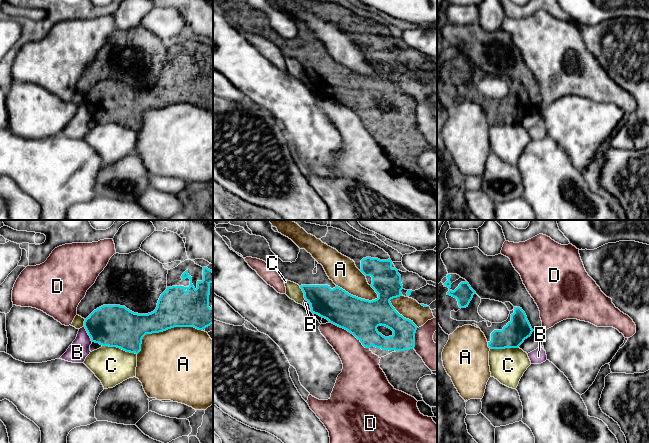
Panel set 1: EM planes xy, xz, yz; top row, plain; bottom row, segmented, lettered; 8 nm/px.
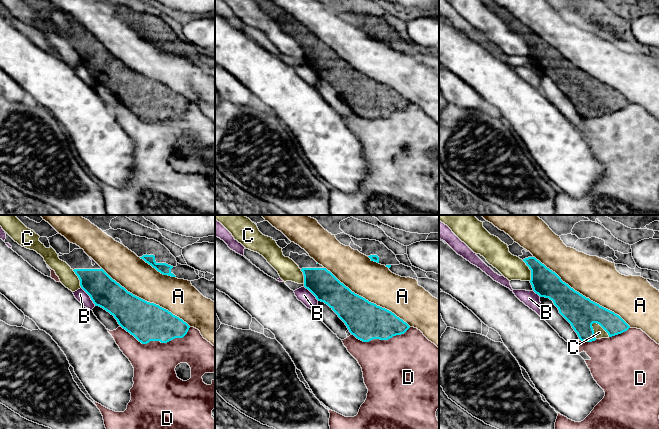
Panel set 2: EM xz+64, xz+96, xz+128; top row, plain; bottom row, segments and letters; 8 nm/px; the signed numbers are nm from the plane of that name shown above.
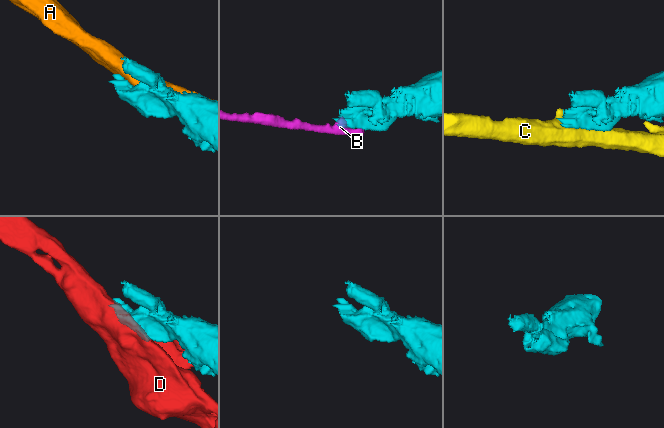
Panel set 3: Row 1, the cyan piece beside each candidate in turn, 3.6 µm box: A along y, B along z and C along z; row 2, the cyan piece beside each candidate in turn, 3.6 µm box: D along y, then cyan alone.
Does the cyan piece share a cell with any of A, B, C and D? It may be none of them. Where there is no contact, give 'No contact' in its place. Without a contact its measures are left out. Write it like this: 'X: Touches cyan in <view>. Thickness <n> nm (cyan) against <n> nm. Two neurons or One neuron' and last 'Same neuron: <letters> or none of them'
A: Touches cyan in xy. Thickness 300 nm (cyan) against 480 nm. Two neurons
B: Touches cyan in xy. Thickness 340 nm (cyan) against 160 nm. Two neurons
C: Touches cyan in xy. Thickness 340 nm (cyan) against 300 nm. Two neurons
D: Touches cyan in xz. Thickness 300 nm (cyan) against 260 nm. Two neurons
Same neuron: none of them

